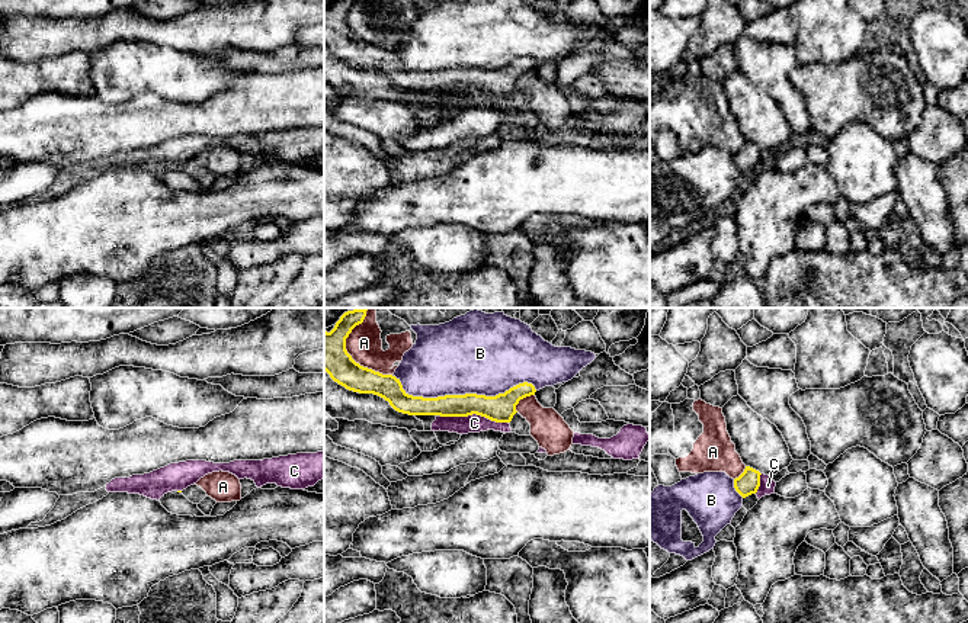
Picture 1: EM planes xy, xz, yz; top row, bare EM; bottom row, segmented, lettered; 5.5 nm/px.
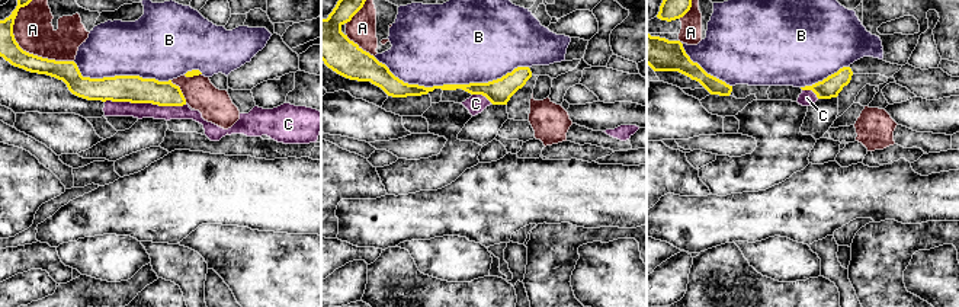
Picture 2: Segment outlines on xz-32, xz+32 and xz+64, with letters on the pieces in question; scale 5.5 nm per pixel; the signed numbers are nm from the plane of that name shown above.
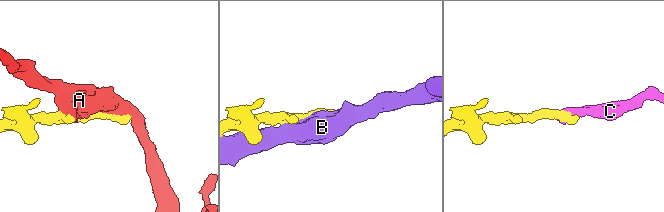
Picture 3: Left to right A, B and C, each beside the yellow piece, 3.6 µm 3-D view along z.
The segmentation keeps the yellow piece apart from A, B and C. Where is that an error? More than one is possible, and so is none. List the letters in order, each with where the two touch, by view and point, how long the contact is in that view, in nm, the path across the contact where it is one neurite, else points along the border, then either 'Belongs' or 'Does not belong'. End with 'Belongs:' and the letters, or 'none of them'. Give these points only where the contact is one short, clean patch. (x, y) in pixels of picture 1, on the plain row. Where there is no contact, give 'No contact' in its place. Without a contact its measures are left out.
A: Touches yellow at xz (355, 37). Shared border 340 nm. Does not belong
B: Touches yellow at xz (462, 70). Shared border 800 nm. Does not belong
C: Touches yellow at xz (474, 87). Shared border 380 nm. Path across: xz (500, 83), (496, 87), (474, 87), (474, 98). Belongs
Belongs: C

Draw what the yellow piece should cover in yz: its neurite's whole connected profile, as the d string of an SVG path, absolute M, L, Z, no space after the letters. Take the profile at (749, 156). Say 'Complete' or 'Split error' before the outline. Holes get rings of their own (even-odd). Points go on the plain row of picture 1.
Split error. M746 141L744 147L734 154L734 163L743 173L756 168L760 174L765 170L775 168L775 161L776 157L772 151L760 148L750 141Z

